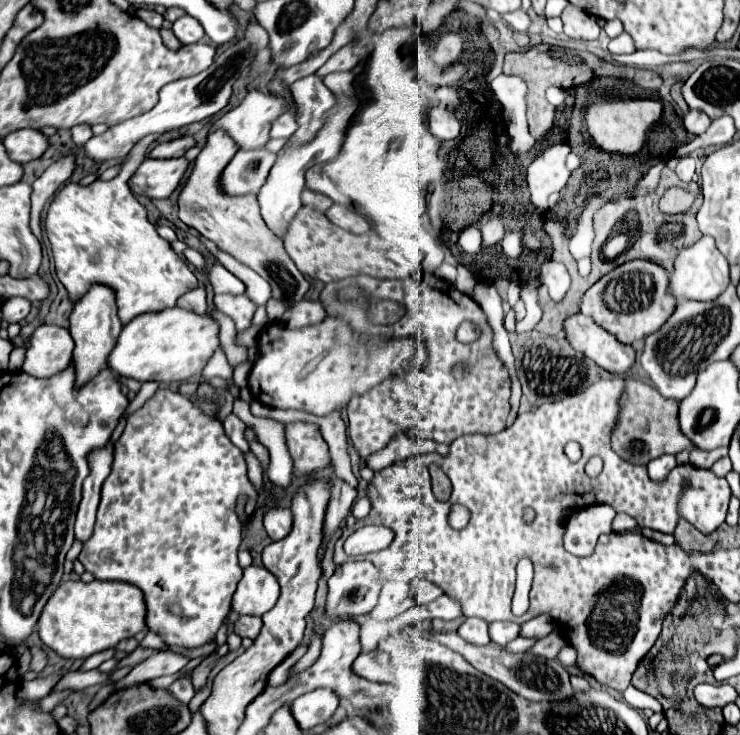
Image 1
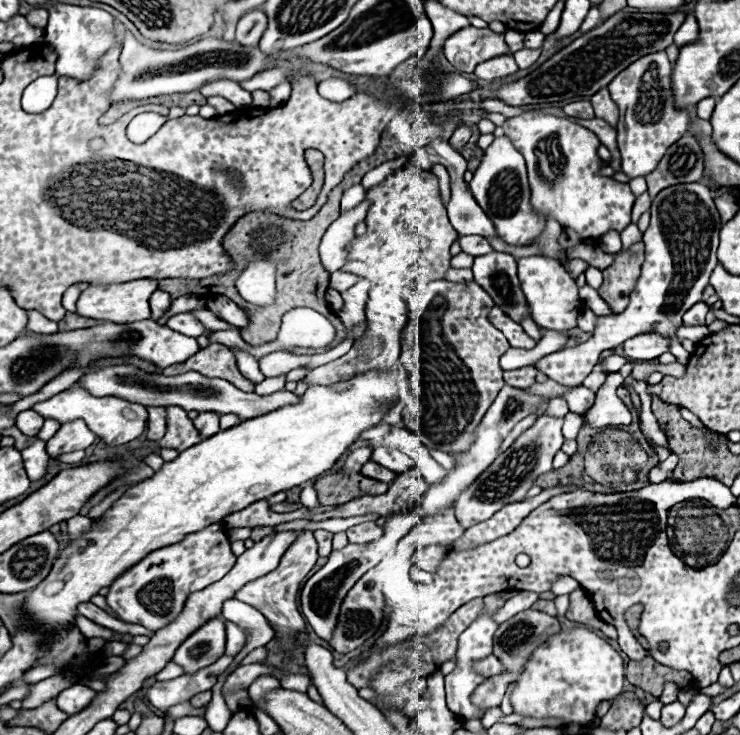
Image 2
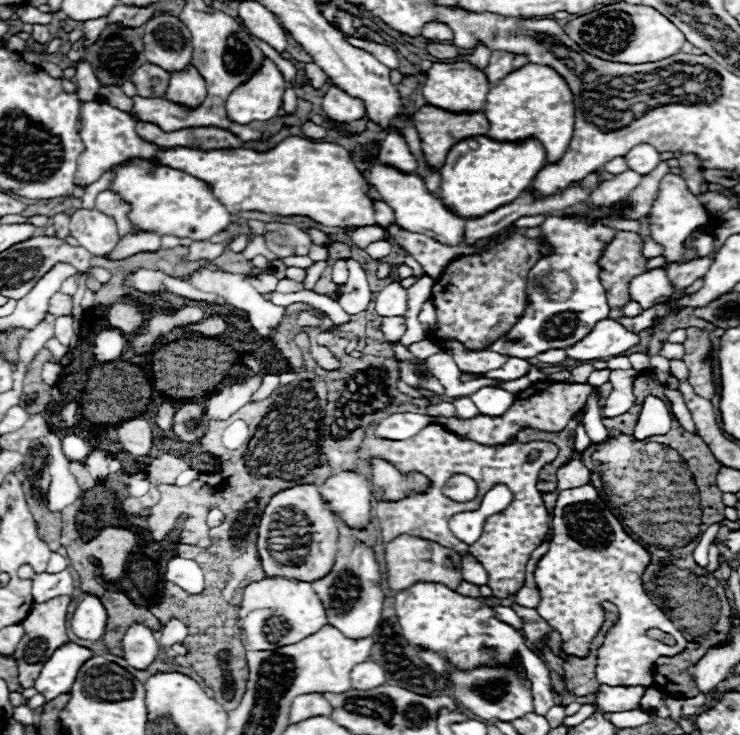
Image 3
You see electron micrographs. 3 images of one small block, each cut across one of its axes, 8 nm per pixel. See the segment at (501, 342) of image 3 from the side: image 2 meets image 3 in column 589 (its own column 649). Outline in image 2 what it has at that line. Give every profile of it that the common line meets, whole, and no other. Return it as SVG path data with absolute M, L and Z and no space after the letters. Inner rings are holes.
M700 182L692 184L676 184L664 188L652 200L652 220L648 230L644 232L646 244L646 260L642 264L642 274L636 280L636 286L630 294L630 302L624 312L598 316L594 336L578 346L562 348L554 354L544 356L534 366L544 372L548 378L556 380L564 386L580 386L586 376L592 372L594 364L600 360L600 352L610 350L634 338L642 332L656 332L670 340L670 352L678 358L678 362L686 364L690 354L682 348L674 332L682 324L684 312L702 300L702 292L708 286L710 272L718 264L716 248L718 248L718 232L720 232L720 214L714 206L714 198L708 186Z

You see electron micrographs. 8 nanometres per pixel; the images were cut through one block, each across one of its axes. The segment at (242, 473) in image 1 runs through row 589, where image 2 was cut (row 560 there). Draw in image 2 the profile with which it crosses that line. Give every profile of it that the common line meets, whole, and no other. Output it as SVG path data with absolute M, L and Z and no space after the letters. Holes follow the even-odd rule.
M210 524L206 530L186 534L186 538L178 544L150 552L144 556L144 560L128 568L110 584L106 604L122 622L140 624L148 630L166 628L166 624L174 622L178 612L182 612L182 604L190 592L202 590L214 580L220 580L226 572L230 572L234 560L236 556L230 550L230 540L226 536L224 524Z

